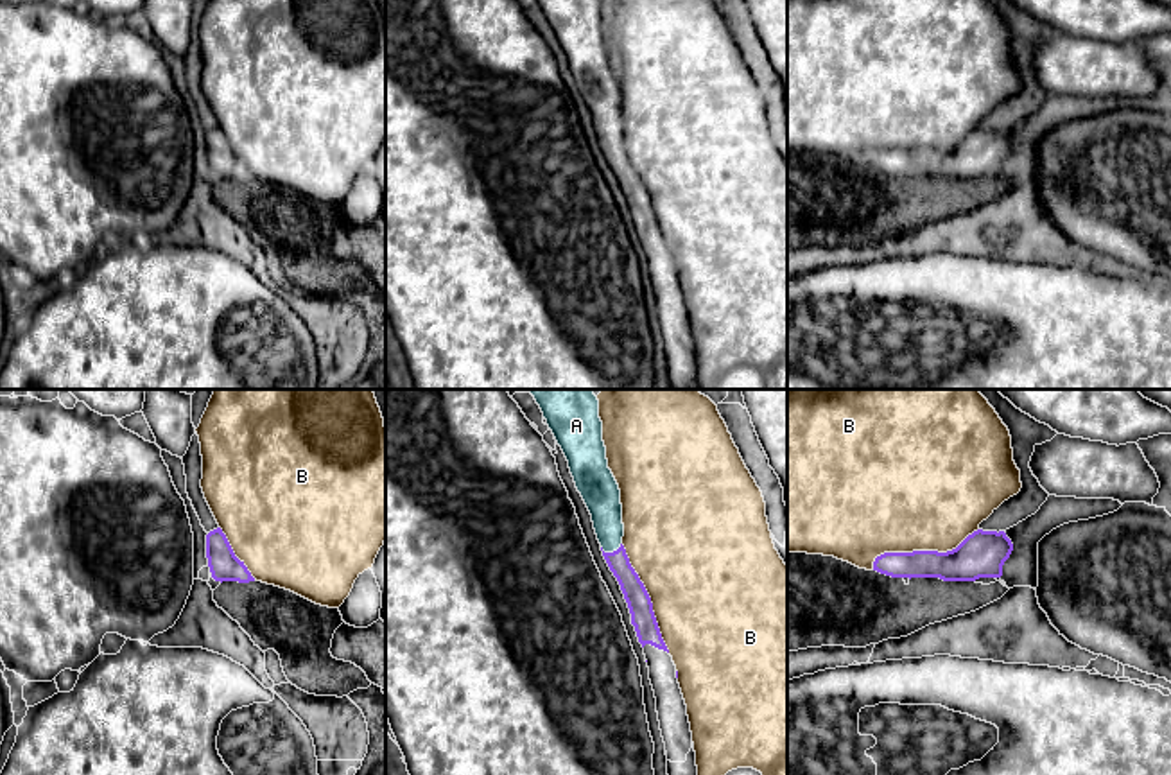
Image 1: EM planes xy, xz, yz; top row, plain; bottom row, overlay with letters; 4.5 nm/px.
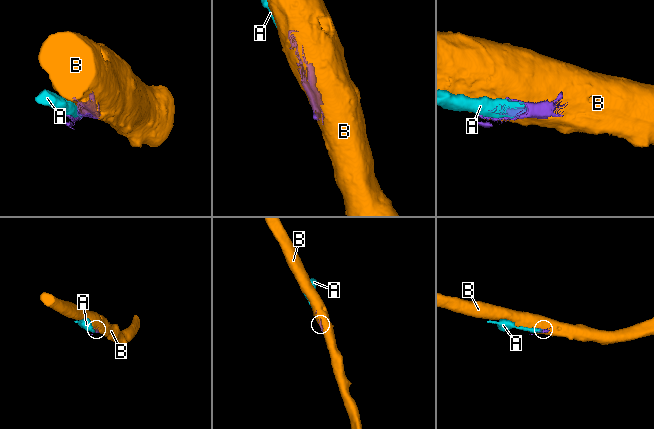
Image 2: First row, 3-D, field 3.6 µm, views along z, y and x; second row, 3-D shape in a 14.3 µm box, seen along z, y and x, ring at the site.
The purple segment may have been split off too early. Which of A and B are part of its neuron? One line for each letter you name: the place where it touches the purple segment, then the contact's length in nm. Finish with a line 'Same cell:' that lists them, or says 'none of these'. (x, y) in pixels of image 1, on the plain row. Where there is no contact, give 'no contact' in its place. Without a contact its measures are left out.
A: xz (614, 149) | 100 nm
Same cell: A

